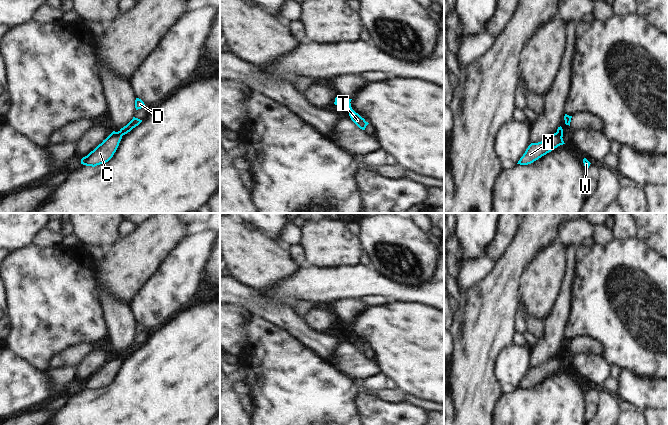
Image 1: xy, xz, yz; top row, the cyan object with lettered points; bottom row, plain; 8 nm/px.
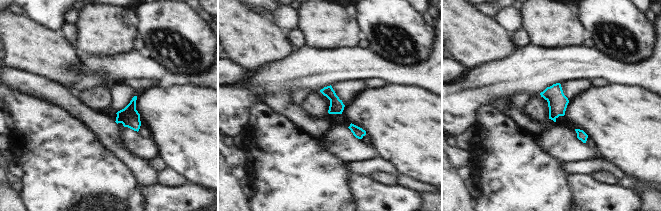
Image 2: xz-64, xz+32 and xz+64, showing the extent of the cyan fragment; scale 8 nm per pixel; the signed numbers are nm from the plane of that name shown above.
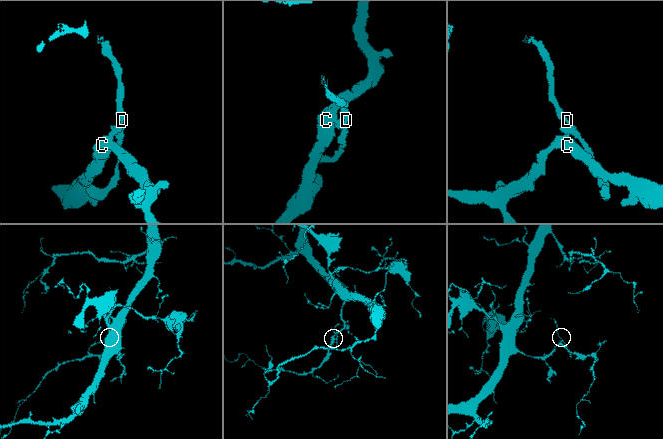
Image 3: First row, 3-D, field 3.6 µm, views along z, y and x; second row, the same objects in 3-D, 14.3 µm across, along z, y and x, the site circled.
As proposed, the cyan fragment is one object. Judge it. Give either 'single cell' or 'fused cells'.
fused cells

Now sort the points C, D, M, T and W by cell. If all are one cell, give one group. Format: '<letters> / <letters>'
C M W / D T

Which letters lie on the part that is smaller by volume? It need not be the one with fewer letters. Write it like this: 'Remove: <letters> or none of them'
Remove: D, T

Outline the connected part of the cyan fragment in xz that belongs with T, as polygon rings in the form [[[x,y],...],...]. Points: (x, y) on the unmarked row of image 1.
[[[343,324],[340,328],[337,328],[339,332],[348,332],[349,333],[349,340],[351,344],[362,354],[365,354],[366,350],[369,348],[362,342],[358,337],[356,337],[351,331],[351,324]]]

